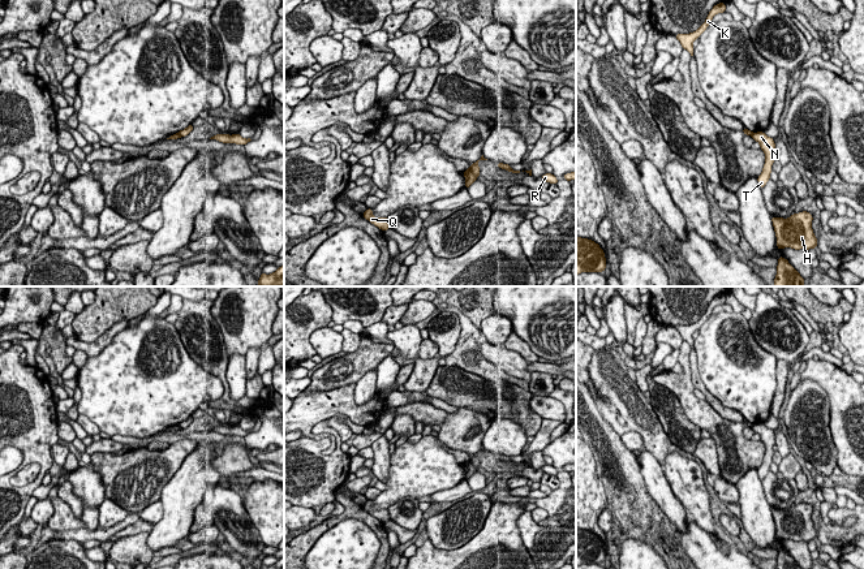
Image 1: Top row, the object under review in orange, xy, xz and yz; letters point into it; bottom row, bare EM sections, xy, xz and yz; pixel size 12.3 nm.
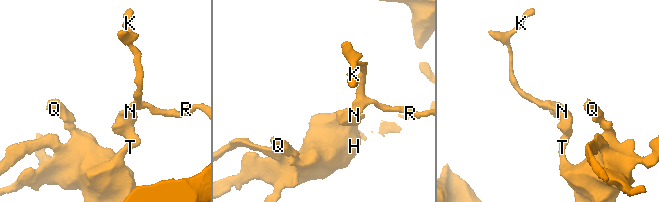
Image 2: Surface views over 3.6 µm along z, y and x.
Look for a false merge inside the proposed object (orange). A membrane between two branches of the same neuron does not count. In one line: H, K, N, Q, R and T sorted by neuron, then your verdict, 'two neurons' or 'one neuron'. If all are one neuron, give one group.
groups H N Q T / K R; two neurons

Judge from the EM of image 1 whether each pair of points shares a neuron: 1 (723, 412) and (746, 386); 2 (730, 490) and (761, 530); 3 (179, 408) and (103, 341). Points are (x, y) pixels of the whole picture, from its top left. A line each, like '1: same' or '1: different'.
1: different
2: different
3: different

